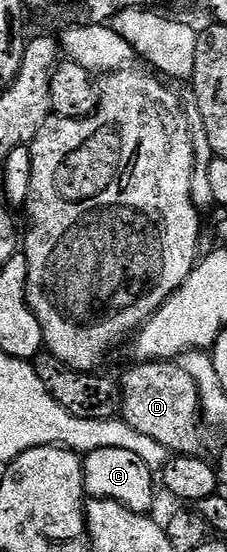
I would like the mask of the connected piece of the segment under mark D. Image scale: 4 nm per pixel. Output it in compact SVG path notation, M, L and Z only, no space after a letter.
M174 360L168 362L140 362L129 367L123 378L120 378L120 391L122 394L121 421L128 423L136 432L145 438L151 438L166 447L167 451L178 456L194 456L199 453L202 446L203 419L200 417L200 399L198 396L198 383L184 368Z

